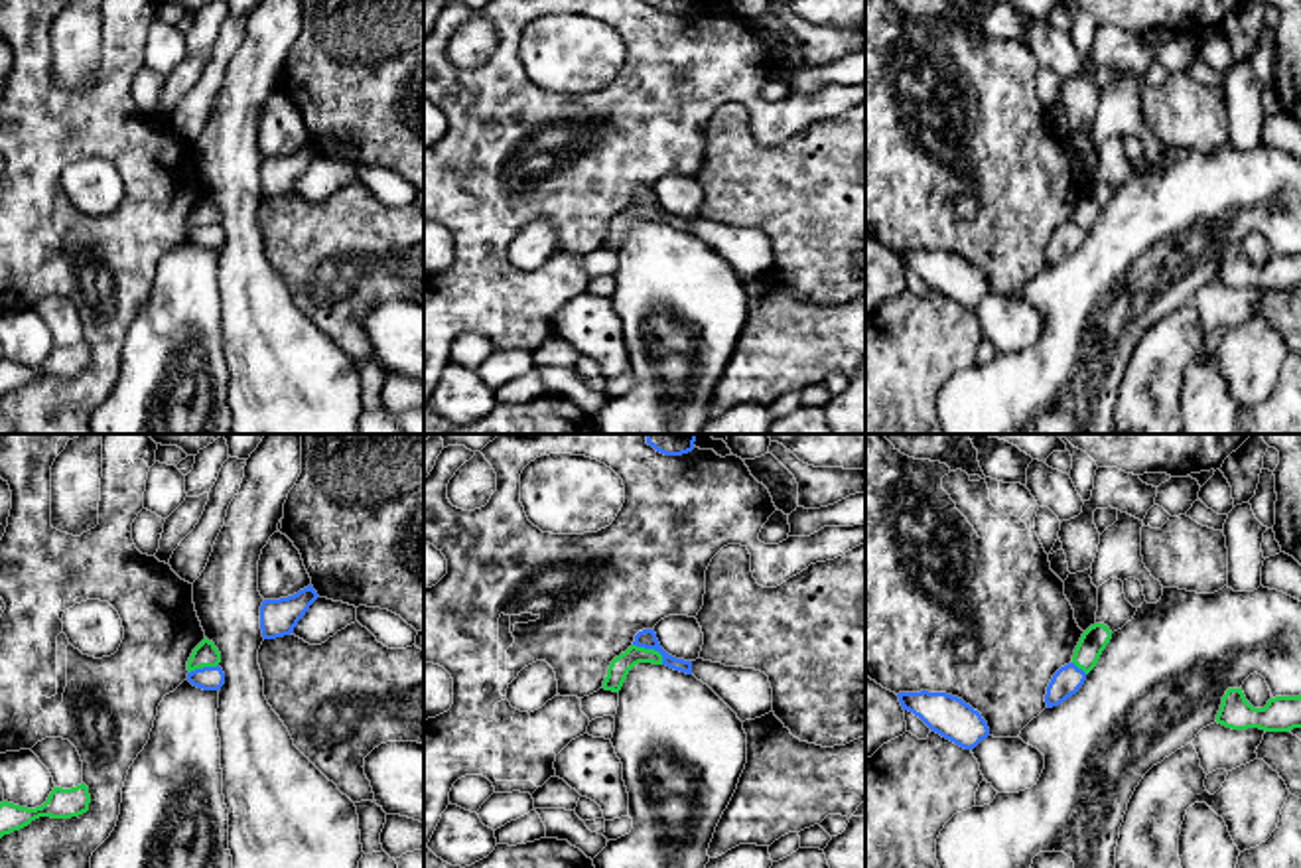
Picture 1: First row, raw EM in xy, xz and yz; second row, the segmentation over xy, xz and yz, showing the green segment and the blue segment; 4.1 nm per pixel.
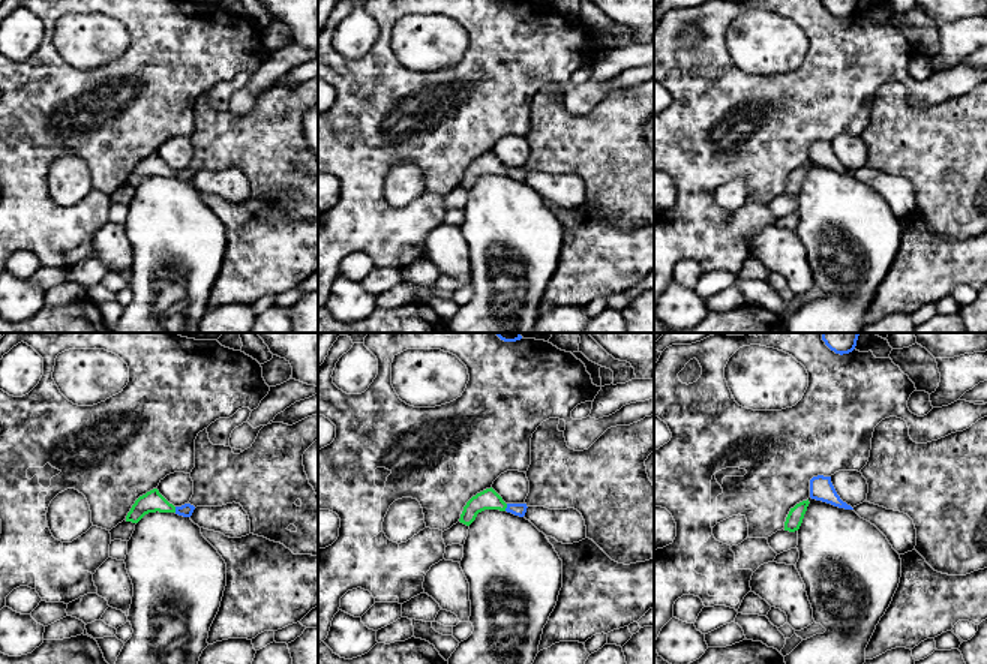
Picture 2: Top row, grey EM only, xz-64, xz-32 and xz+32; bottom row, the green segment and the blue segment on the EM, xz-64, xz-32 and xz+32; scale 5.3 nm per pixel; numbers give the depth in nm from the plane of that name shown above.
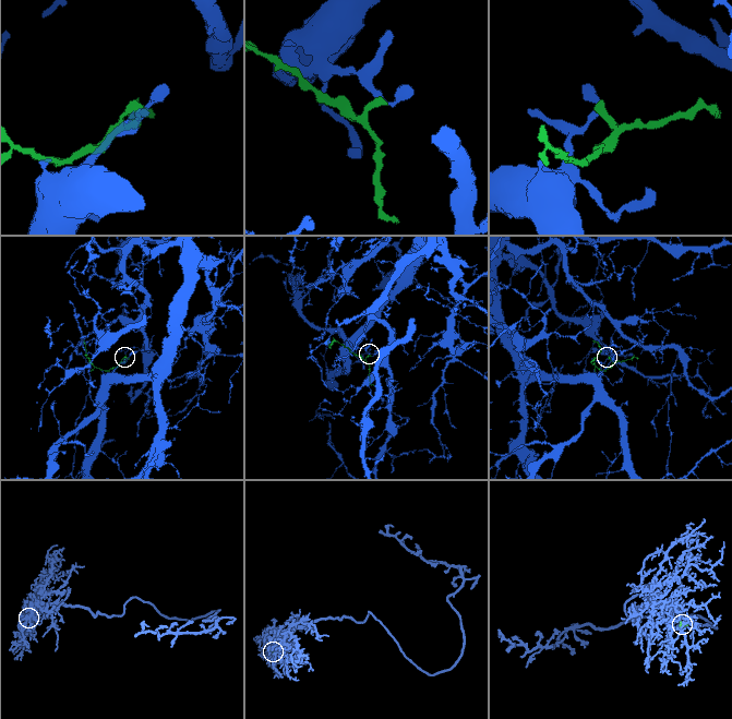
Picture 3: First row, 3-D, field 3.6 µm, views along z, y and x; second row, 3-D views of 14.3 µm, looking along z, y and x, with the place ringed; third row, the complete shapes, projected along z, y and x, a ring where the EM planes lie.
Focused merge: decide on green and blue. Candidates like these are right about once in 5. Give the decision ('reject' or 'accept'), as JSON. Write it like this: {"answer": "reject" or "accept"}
{"answer": "reject"}

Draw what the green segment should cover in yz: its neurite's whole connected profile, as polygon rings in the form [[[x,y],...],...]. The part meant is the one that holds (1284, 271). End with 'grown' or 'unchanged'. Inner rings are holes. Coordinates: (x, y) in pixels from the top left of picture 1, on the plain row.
[[[1228,247],[1222,254],[1216,280],[1232,288],[1289,290],[1301,286],[1301,253],[1275,254],[1264,266],[1254,266],[1242,247]]] | unchanged

